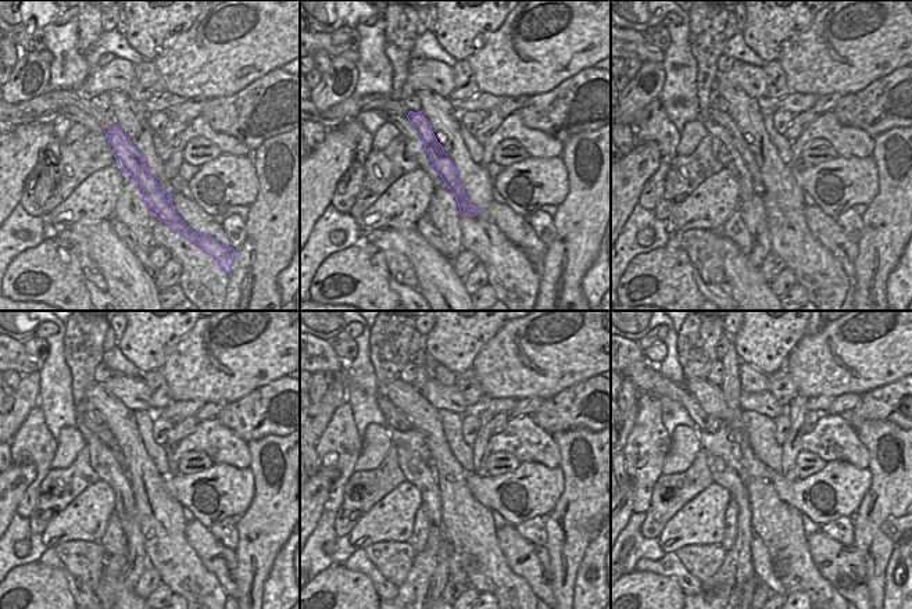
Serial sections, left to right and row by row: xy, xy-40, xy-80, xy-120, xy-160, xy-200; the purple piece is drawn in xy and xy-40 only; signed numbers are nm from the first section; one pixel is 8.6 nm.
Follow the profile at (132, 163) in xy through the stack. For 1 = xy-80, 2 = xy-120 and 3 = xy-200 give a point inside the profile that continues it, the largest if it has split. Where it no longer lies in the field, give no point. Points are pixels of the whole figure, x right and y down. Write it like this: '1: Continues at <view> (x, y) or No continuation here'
1: Continues at xy-80 (722, 118)
2: Continues at xy-120 (102, 432)
3: Continues at xy-200 (647, 378).

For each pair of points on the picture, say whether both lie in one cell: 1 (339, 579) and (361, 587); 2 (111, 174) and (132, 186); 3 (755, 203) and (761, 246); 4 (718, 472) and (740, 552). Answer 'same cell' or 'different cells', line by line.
1: same cell
2: different cells
3: same cell
4: same cell

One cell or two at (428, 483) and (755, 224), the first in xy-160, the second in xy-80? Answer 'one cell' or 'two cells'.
two cells

